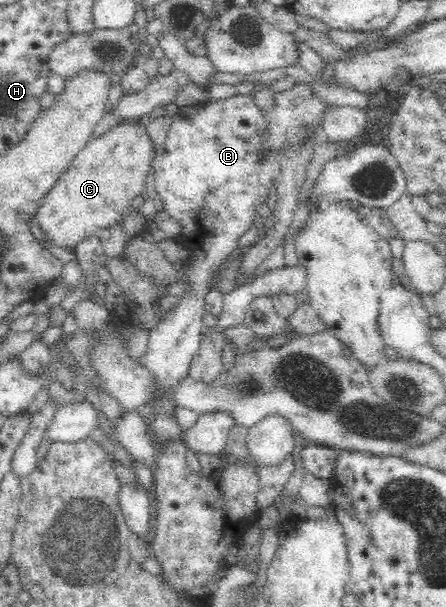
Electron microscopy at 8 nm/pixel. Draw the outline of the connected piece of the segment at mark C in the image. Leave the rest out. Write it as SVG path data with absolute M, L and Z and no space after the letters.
M131 120L116 124L110 130L106 130L102 136L92 138L78 151L70 168L46 194L44 204L38 210L37 220L55 245L62 248L76 246L86 236L94 235L99 230L106 230L106 226L110 223L120 222L126 215L128 203L146 189L146 180L152 168L155 168L156 142L148 134L150 121L137 121Z

